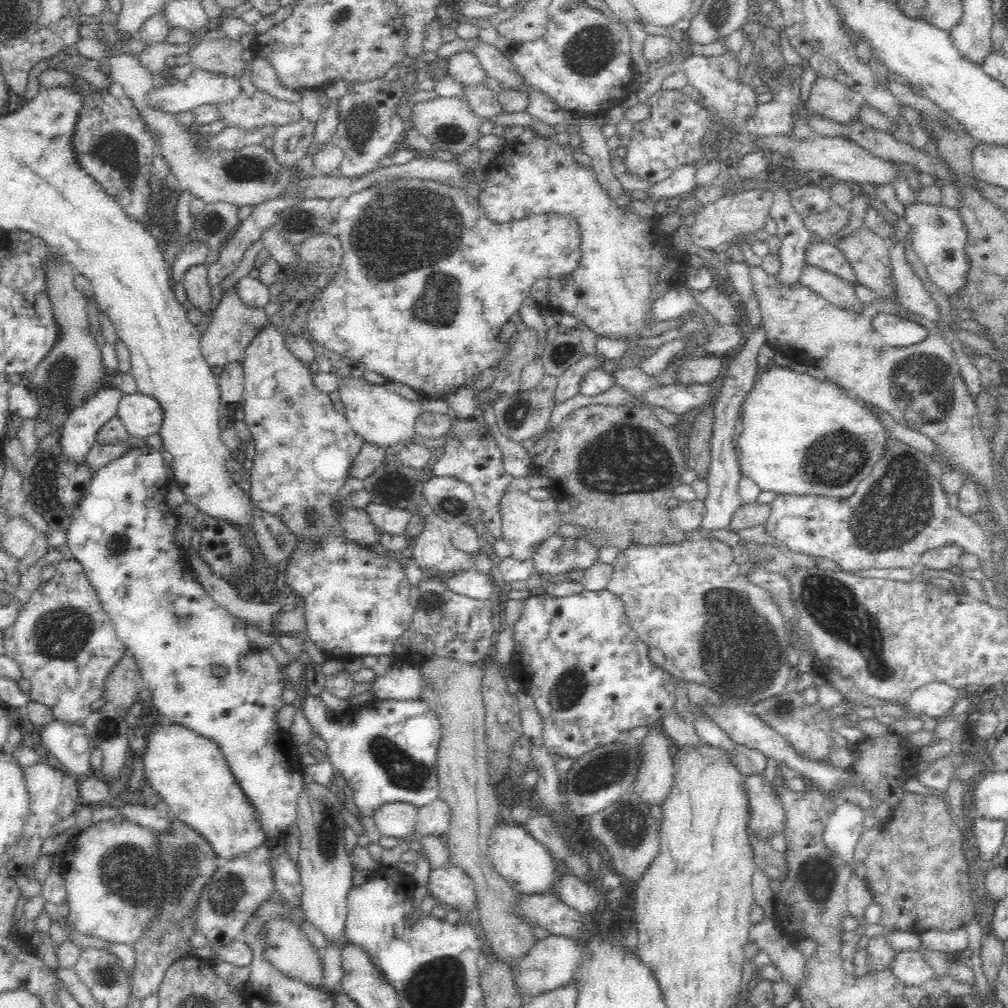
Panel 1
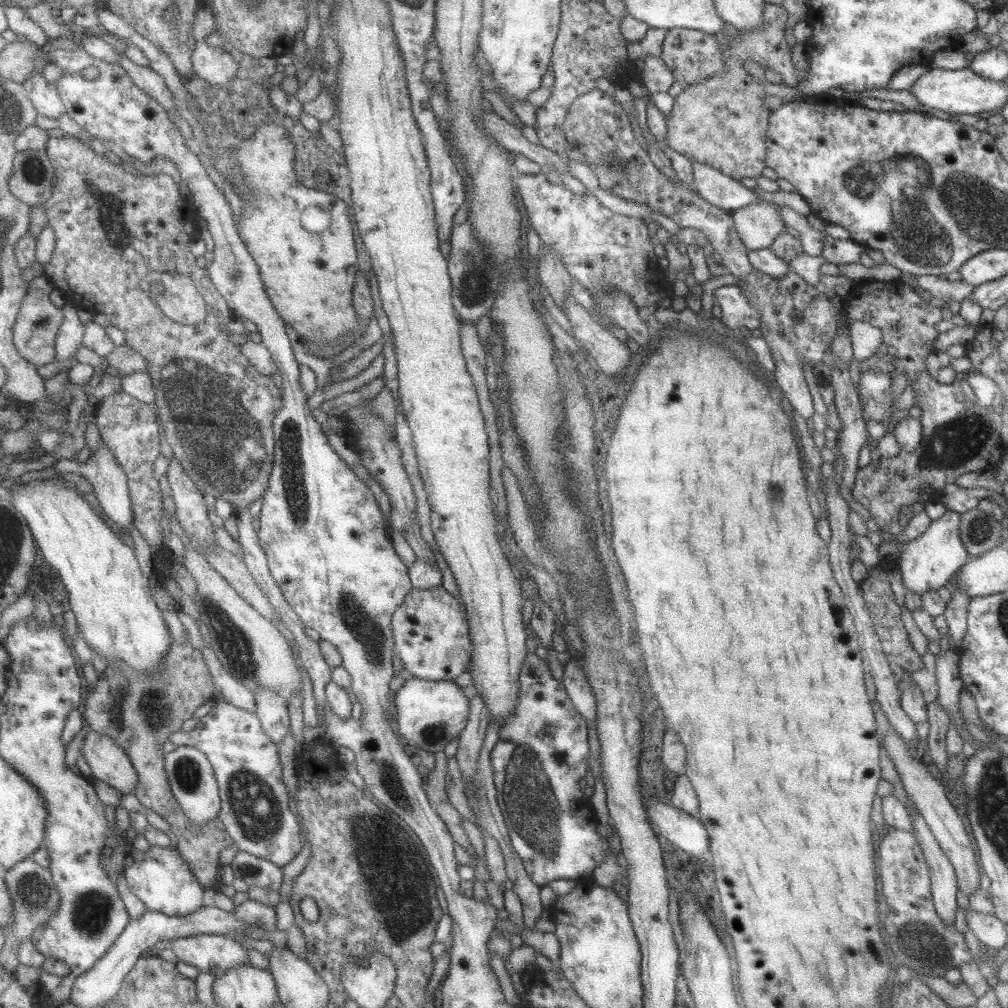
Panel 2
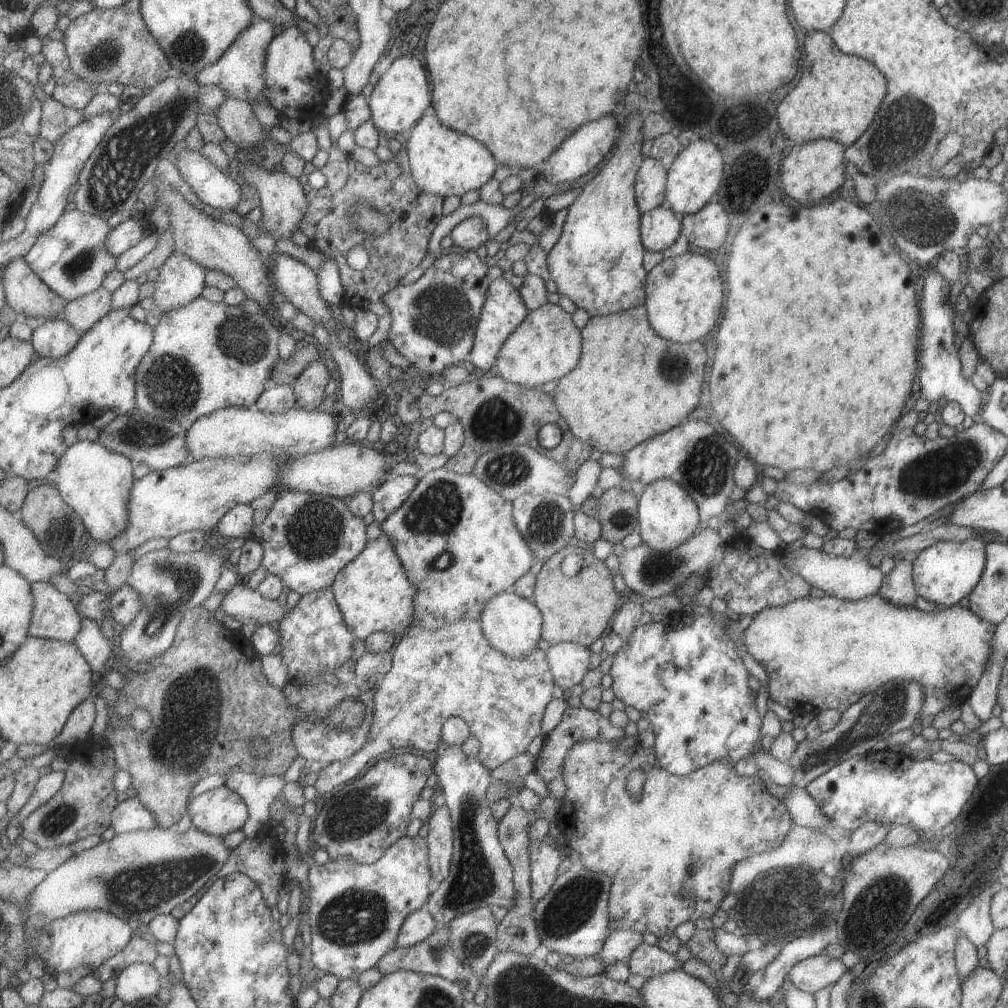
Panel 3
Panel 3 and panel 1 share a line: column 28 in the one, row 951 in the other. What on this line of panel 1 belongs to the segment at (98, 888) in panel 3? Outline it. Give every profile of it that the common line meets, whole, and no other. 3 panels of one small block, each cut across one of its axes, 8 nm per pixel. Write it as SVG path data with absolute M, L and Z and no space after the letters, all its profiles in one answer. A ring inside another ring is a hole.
M902 950L889 966L892 967L892 973L906 985L924 985L936 978L934 967L919 951Z

